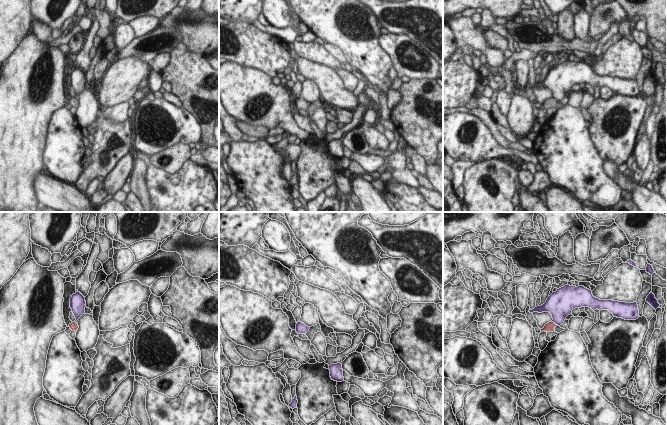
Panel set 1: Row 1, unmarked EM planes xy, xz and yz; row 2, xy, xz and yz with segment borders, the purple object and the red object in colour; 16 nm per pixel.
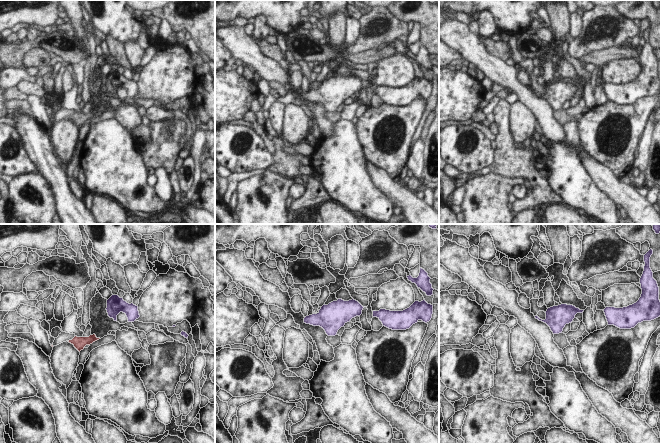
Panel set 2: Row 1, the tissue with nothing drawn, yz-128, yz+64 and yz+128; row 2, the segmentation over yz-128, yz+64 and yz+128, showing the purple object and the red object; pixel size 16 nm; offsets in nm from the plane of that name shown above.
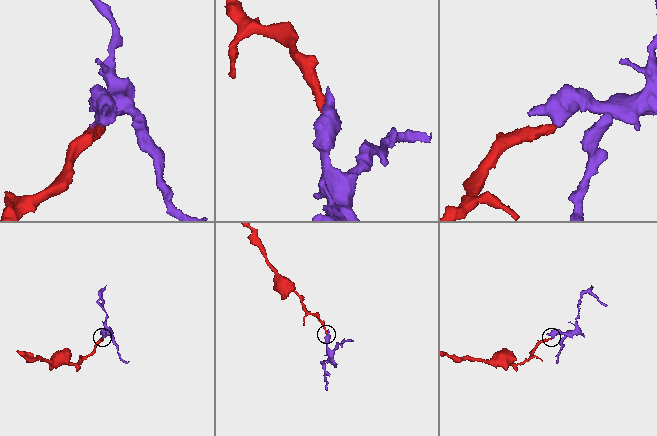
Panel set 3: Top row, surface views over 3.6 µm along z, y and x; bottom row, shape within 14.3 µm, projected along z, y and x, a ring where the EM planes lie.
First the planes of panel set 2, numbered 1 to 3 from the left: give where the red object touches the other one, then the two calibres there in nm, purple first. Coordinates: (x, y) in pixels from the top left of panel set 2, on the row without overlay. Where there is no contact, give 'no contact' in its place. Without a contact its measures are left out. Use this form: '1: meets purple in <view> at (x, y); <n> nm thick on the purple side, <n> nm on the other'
1: no contact
2: no contact
3: no contact

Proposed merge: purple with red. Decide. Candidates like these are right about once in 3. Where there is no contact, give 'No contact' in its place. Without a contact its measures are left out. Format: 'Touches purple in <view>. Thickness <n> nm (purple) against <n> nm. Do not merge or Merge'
Touches purple in yz. Thickness 340 nm (purple) against 160 nm. Do not merge

